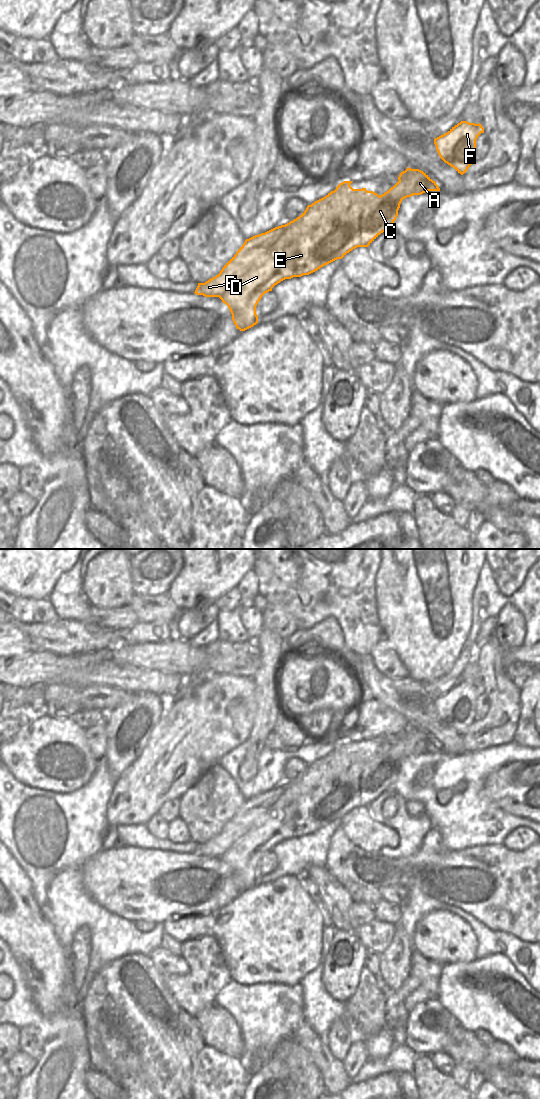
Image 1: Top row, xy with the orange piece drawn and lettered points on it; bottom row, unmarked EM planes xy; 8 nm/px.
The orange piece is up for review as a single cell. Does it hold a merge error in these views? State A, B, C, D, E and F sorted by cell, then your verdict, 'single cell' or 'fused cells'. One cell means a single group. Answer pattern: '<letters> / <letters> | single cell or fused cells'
A C D E F / B | fused cells

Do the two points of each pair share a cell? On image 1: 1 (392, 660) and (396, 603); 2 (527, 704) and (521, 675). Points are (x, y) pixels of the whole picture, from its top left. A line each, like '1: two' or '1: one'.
1: two
2: two

